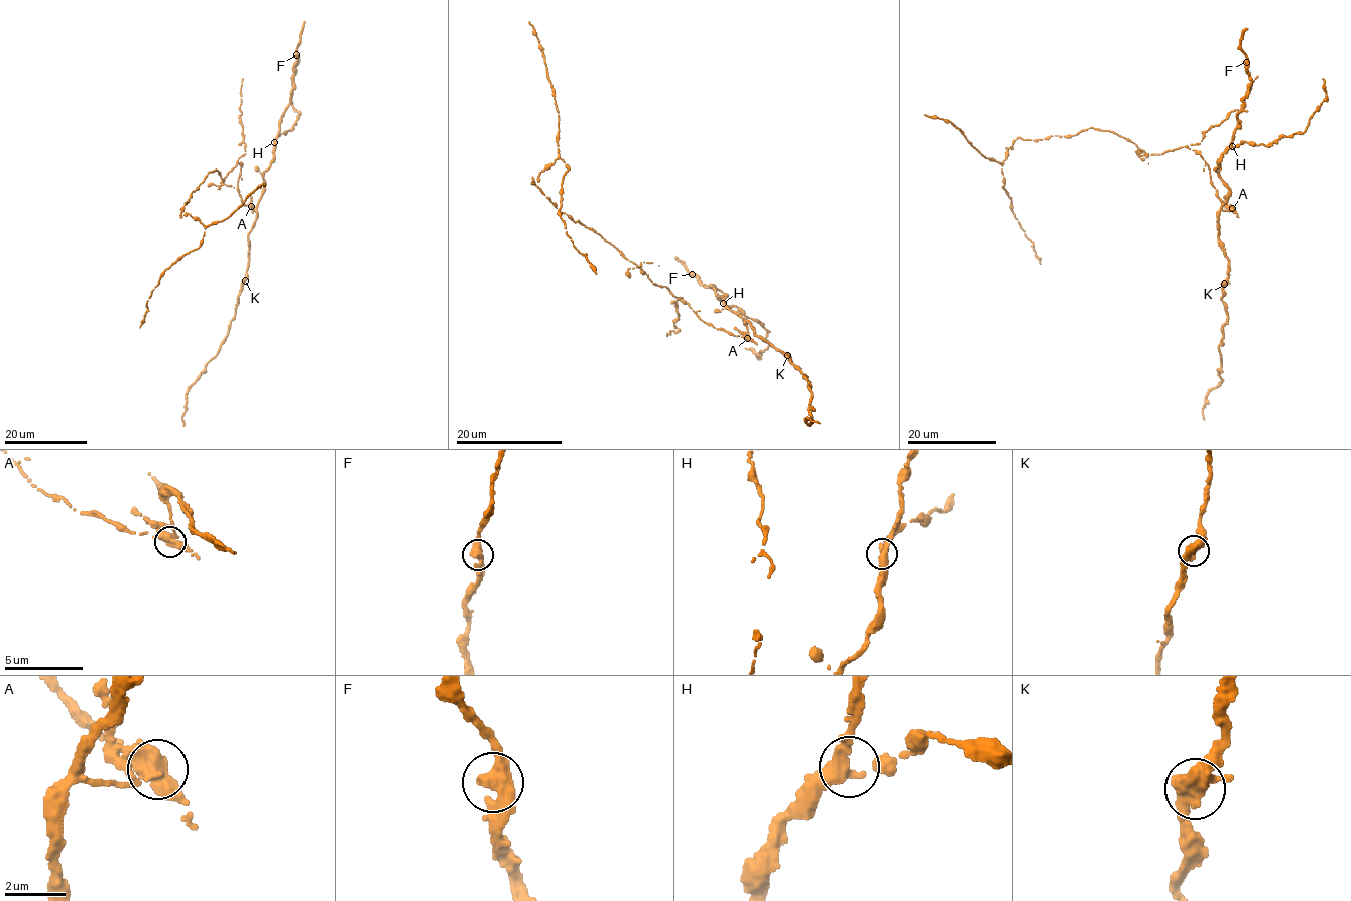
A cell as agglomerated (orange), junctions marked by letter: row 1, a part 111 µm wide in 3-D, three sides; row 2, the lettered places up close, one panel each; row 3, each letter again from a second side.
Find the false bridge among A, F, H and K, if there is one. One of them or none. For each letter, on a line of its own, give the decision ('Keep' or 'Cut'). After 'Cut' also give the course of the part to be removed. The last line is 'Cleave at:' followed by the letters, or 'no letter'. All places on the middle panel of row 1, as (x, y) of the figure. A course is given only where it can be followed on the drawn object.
A: Cut. Course of the part to remove: (746, 338), (699, 318), (556, 207), (534, 184), (558, 158), (569, 170), (559, 212), (596, 274)
F: Keep
H: Keep
K: Keep
Cleave at: A

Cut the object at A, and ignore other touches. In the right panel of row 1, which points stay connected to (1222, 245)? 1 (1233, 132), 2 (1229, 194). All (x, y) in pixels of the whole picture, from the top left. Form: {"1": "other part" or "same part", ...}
{"1": "same part", "2": "same part"}

